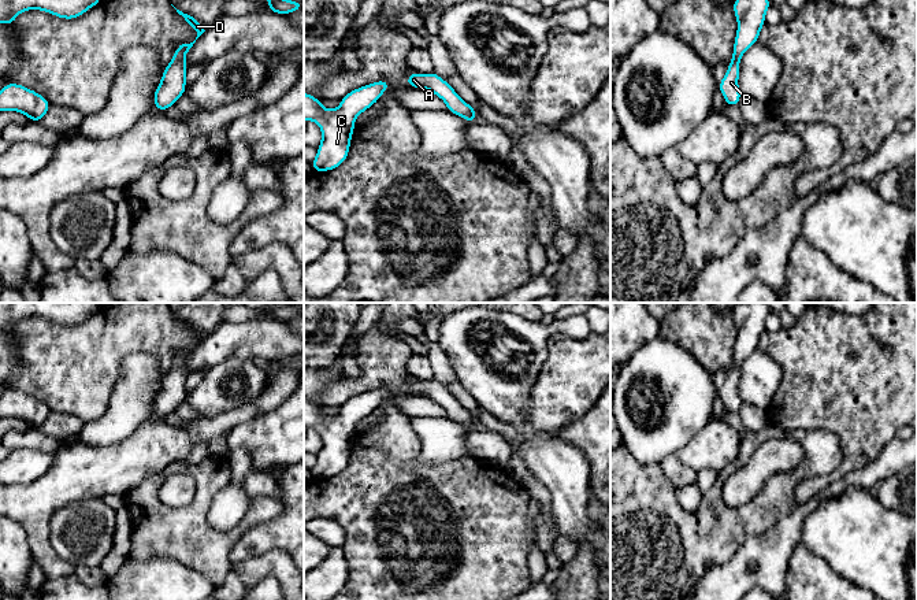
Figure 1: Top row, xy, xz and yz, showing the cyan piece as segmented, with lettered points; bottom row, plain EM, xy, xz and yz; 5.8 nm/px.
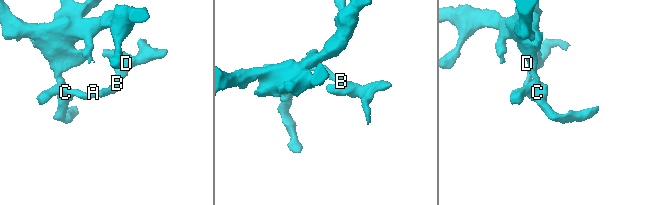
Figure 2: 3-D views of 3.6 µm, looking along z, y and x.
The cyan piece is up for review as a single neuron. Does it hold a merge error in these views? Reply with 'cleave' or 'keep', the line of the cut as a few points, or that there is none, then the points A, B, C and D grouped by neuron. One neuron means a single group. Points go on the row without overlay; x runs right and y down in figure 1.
keep; cut none; groups A B C D

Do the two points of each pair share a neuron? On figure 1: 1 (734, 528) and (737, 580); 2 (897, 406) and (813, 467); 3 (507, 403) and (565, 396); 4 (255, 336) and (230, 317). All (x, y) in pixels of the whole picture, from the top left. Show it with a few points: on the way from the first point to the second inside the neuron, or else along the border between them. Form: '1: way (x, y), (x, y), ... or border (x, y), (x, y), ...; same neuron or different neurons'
1: border (763, 534), (749, 537), (728, 560), (708, 570); different neurons
2: border (812, 429), (839, 441), (842, 460), (824, 476); different neurons
3: border (541, 370), (526, 407), (526, 422), (535, 430); different neurons
4: border (268, 319), (226, 322); different neurons

